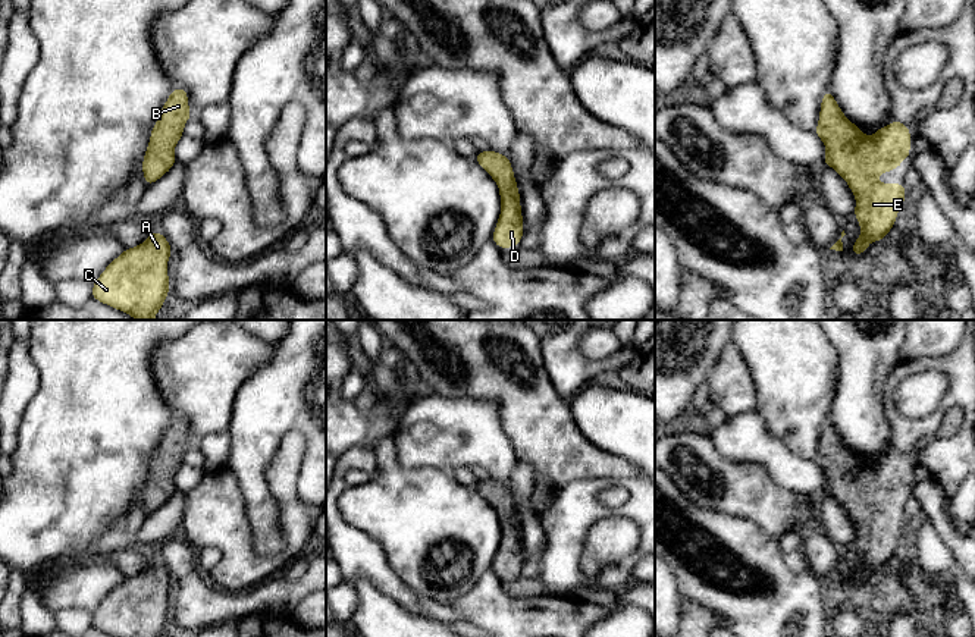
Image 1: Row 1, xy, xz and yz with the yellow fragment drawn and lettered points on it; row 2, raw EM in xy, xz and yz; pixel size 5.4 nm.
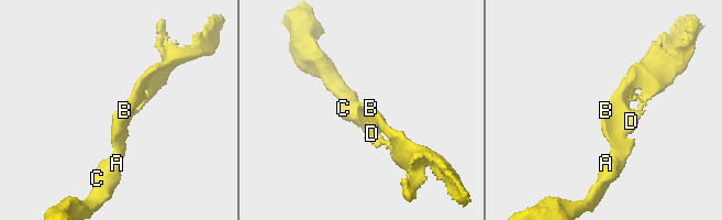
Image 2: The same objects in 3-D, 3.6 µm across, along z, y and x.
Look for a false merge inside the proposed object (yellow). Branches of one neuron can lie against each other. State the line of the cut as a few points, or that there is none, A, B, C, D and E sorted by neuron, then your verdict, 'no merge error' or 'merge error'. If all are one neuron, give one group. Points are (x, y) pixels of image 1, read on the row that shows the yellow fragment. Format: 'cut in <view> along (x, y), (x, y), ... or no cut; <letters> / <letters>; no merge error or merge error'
no cut; A B C D E; no merge error

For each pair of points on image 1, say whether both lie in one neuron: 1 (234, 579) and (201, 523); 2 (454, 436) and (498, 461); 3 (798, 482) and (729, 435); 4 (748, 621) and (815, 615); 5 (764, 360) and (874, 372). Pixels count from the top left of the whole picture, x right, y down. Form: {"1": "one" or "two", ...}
{"1": "one", "2": "one", "3": "one", "4": "one", "5": "two"}

